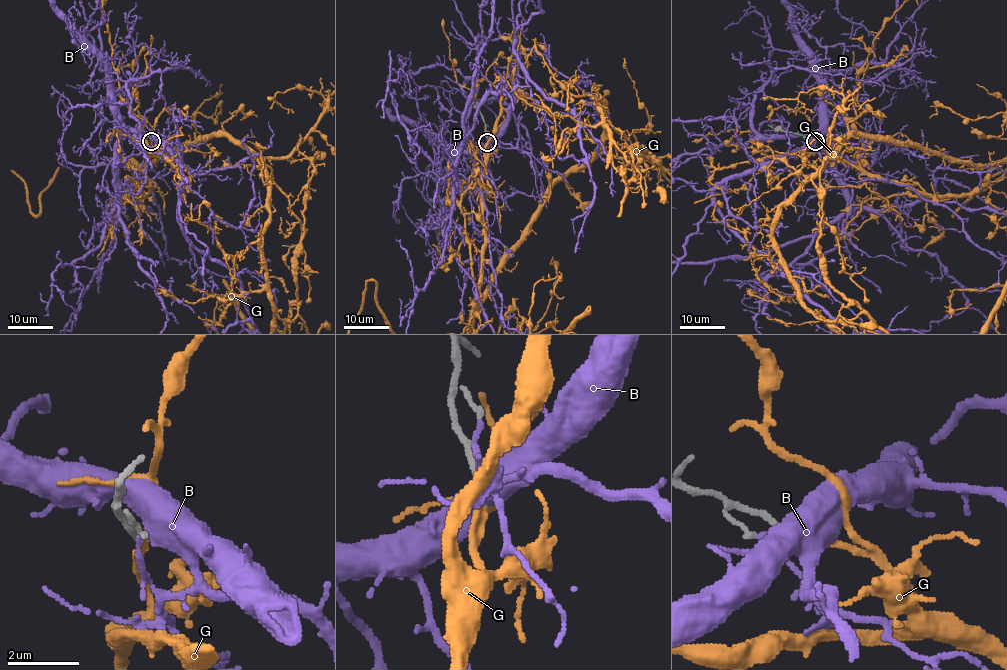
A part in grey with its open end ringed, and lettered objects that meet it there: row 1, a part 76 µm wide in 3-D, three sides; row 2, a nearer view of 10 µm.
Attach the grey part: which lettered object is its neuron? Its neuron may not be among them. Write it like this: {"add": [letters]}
{"add": ["G"]}

